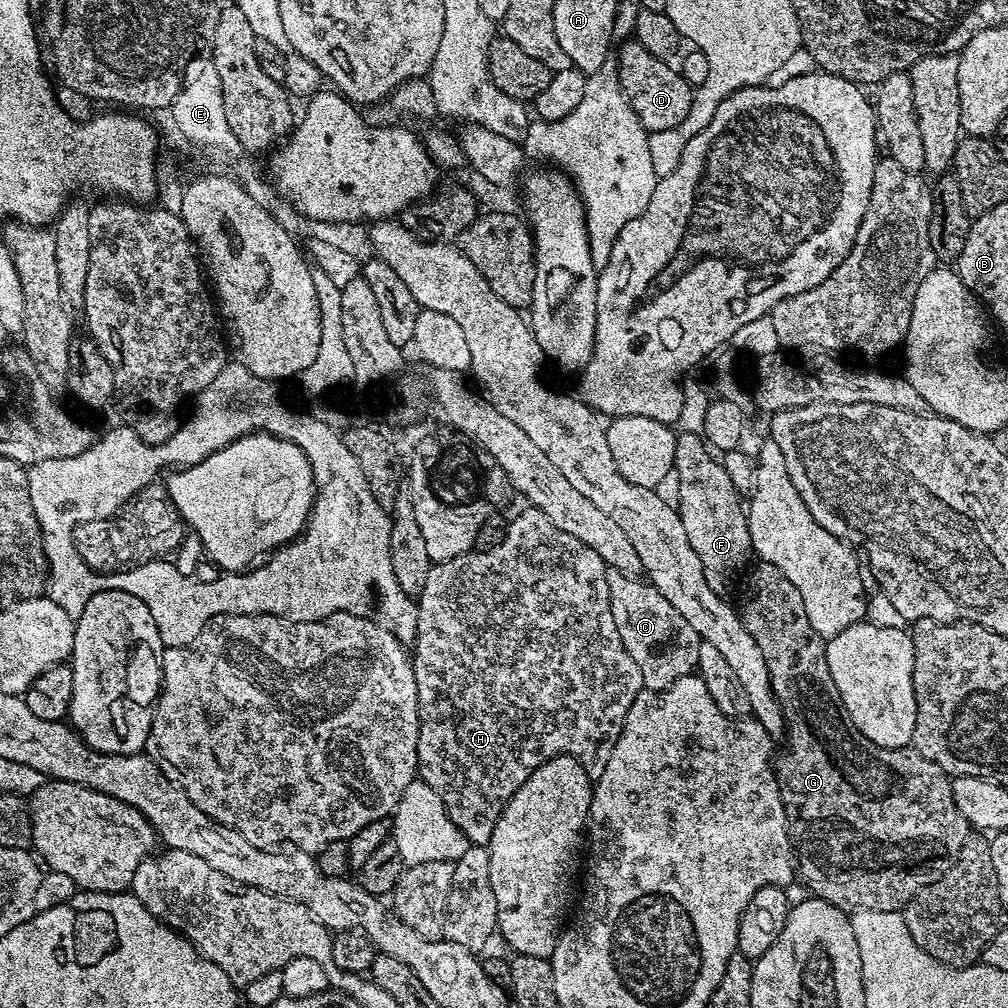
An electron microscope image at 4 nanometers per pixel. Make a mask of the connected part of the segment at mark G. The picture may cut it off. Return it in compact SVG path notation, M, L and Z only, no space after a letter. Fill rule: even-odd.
M757 563L757 568L747 573L748 585L744 588L744 605L739 605L740 620L750 630L754 642L758 642L758 650L762 650L762 658L766 658L766 670L770 670L770 686L778 698L778 706L782 706L782 714L786 725L786 745L788 749L784 752L784 760L777 759L774 764L776 778L780 782L780 797L784 803L784 813L788 823L788 833L792 843L792 854L794 857L794 868L798 873L798 880L801 880L809 888L811 895L817 900L824 900L827 904L838 906L849 914L854 912L900 912L910 898L912 892L921 884L928 883L940 875L944 868L954 866L958 862L958 854L962 854L962 846L970 839L970 825L966 818L958 810L952 793L953 777L942 770L934 762L930 762L922 753L917 752L915 747L887 748L870 742L854 726L846 706L842 702L842 694L838 694L838 686L834 686L834 678L830 678L830 666L826 662L826 650L828 645L825 637L820 636L810 626L810 618L806 618L806 602L802 602L802 594L798 594L798 586L778 570L778 566Z

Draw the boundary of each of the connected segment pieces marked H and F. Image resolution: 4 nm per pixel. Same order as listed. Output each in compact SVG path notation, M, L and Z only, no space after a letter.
M531 506L525 509L525 512L508 520L508 533L498 550L473 550L441 564L433 564L430 574L426 574L426 586L418 597L418 630L411 653L414 678L418 682L420 711L418 776L439 794L448 816L472 846L488 845L504 807L523 783L548 760L570 755L580 760L590 780L595 782L602 770L606 770L606 762L610 762L610 754L622 734L626 714L630 706L634 706L634 698L645 691L642 670L638 670L634 658L626 654L626 646L622 646L622 638L618 638L618 626L614 626L614 610L610 610L610 586L606 580L608 565L598 558L598 554L594 554L594 550L590 550L590 546L586 546L586 542L578 542L578 538L574 538L574 534L566 534L566 530L558 530L558 526L554 526L546 514Z
M679 431L675 440L675 462L673 469L679 476L679 500L676 505L679 517L682 518L682 526L685 527L686 536L694 554L702 565L702 574L705 575L706 584L714 594L729 597L740 574L747 569L747 562L752 558L752 535L749 530L747 511L740 493L727 474L723 463L716 457L707 446L703 435L692 431Z

